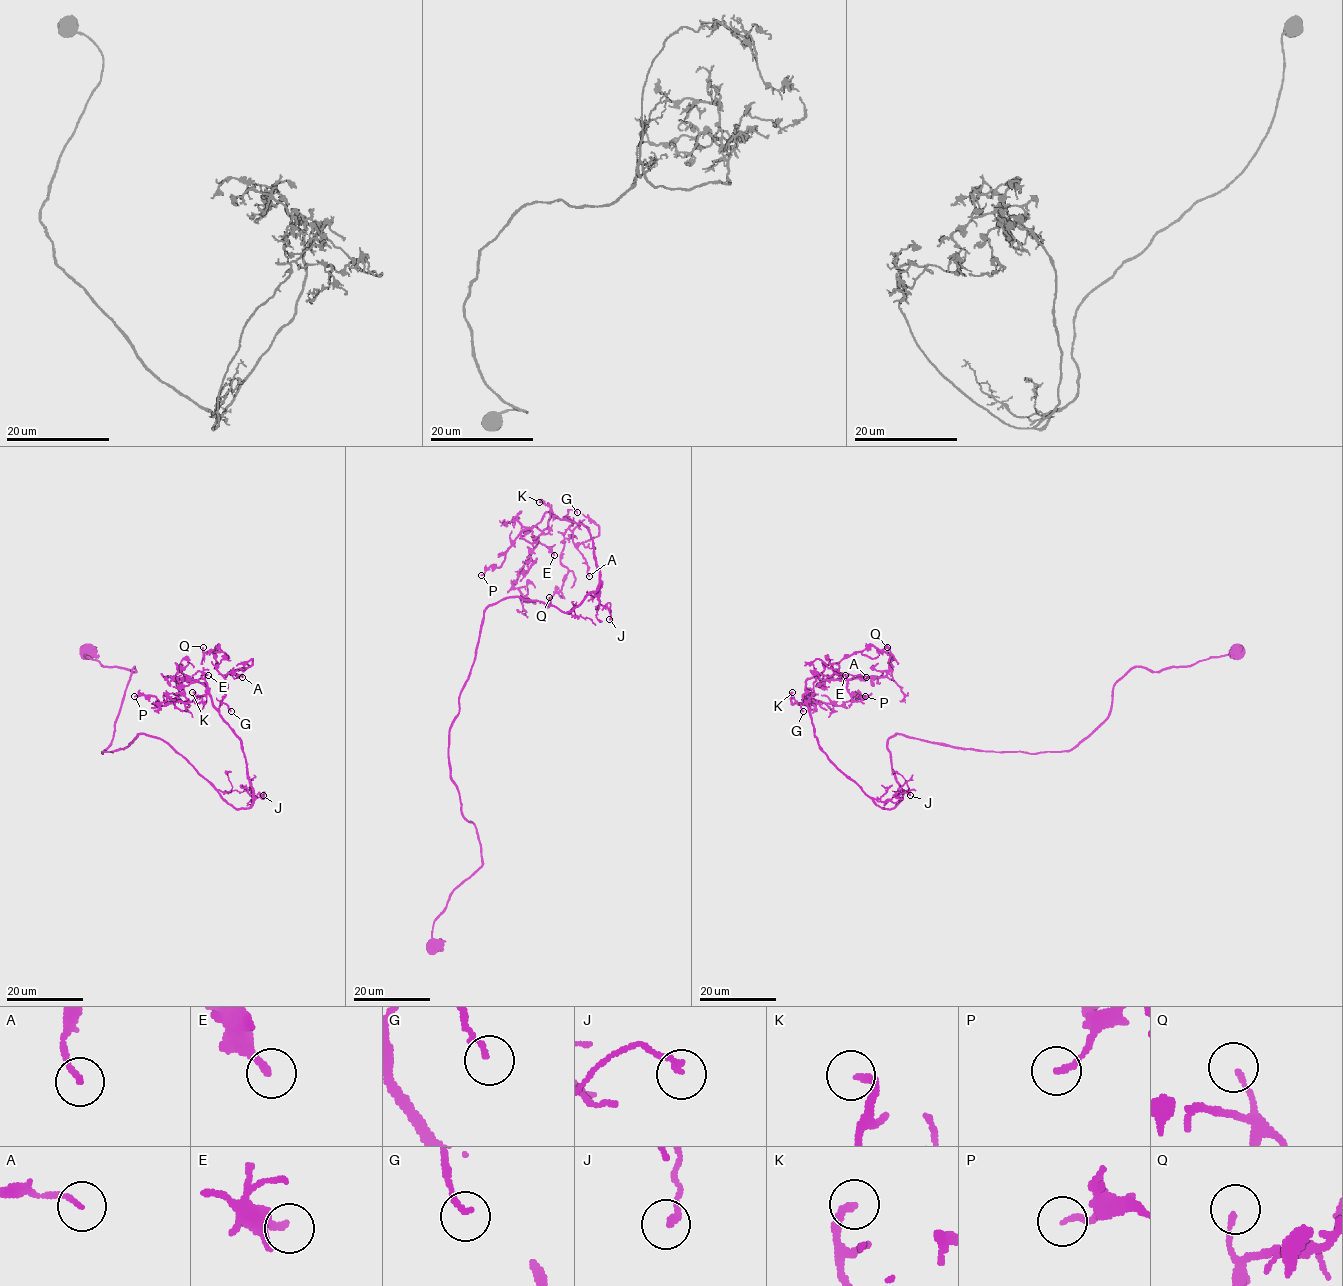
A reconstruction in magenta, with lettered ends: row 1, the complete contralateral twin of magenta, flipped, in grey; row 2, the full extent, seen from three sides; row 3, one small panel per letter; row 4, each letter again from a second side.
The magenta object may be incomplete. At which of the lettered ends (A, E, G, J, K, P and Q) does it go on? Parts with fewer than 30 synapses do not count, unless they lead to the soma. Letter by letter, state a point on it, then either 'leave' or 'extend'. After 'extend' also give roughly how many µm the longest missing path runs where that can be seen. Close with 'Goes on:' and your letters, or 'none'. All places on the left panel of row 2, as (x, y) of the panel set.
A: (242, 677) | leave
E: (208, 675) | leave
G: (231, 711) | leave
J: (263, 795) | leave
K: (192, 692) | leave
P: (134, 696) | leave
Q: (203, 647) | leave
Goes on: none

